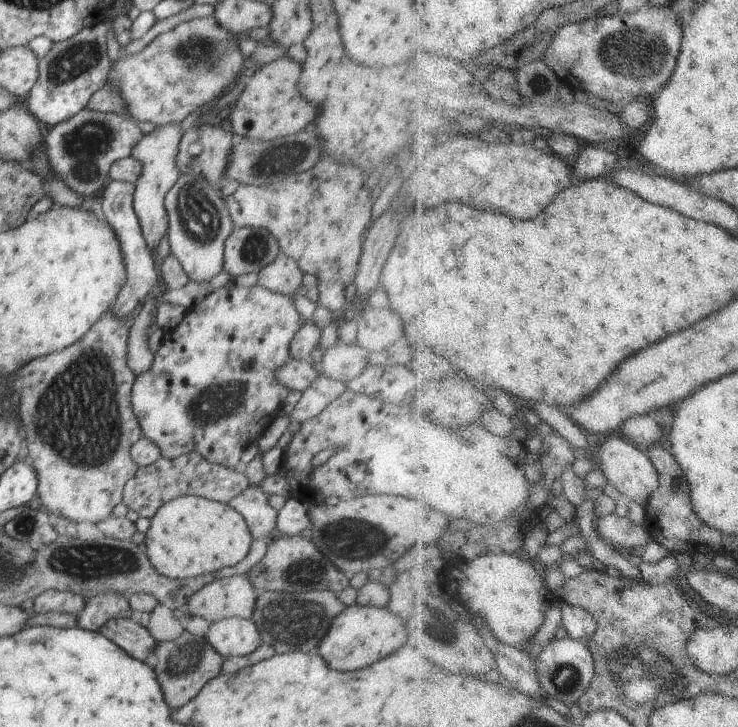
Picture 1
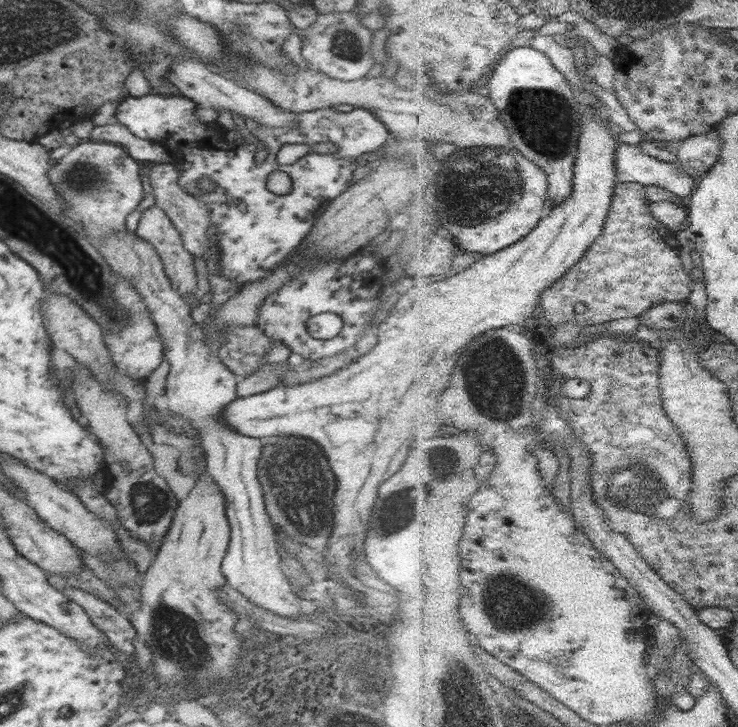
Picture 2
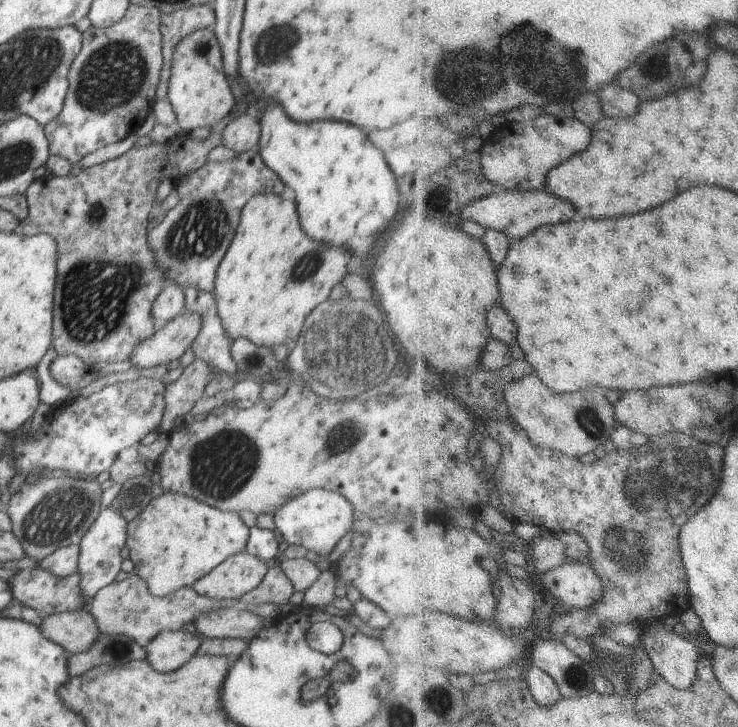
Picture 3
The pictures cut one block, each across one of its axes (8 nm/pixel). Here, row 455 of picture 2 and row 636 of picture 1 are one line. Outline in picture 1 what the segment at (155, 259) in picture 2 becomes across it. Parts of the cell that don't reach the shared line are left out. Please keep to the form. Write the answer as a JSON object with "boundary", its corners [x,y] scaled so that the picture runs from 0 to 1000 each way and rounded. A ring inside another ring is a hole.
{"boundary":[[[340,850],[289,853],[278,876],[304,905],[333,902],[355,884],[352,871]]]}

